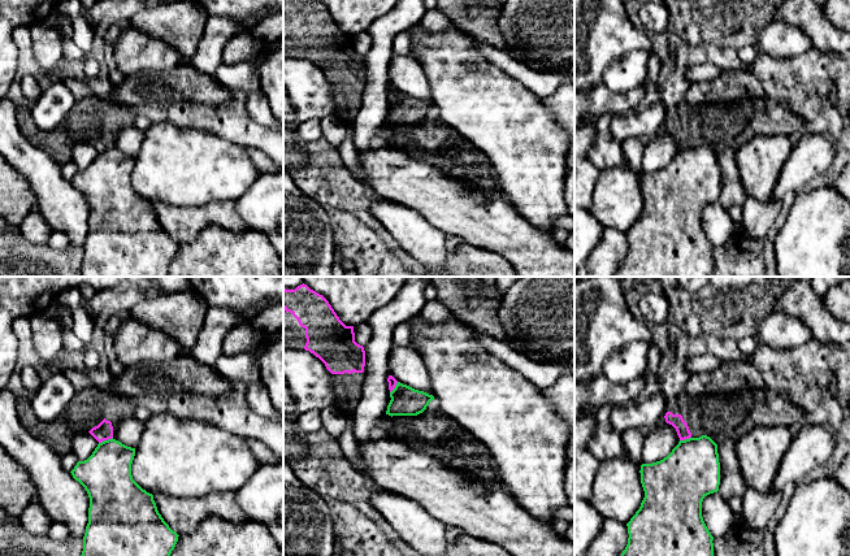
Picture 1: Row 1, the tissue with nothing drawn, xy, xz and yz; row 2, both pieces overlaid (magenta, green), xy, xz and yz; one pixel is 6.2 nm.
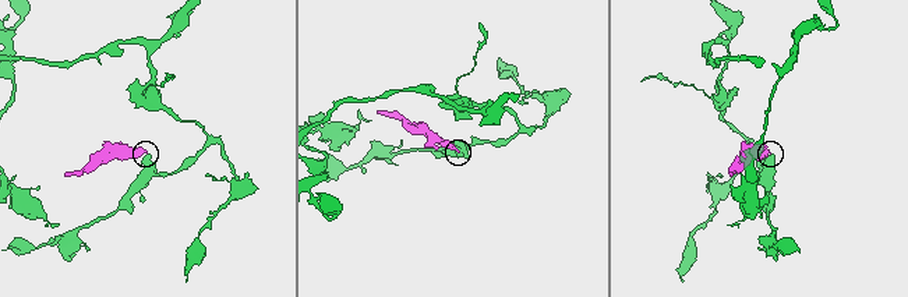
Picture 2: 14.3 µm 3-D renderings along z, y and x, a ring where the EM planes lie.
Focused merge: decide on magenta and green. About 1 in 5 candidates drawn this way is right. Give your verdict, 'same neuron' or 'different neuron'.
different neuron

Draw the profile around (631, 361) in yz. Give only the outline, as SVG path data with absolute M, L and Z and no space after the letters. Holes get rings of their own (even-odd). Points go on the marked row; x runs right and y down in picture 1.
M633 340L610 355L602 366L603 375L625 385L649 373L650 340Z

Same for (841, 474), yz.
M850 452L845 456L832 475L840 486L850 492Z

